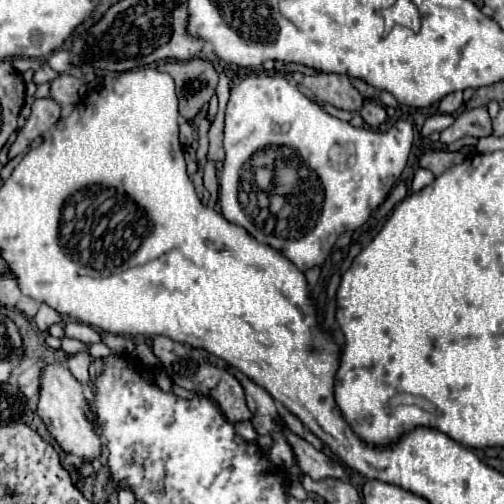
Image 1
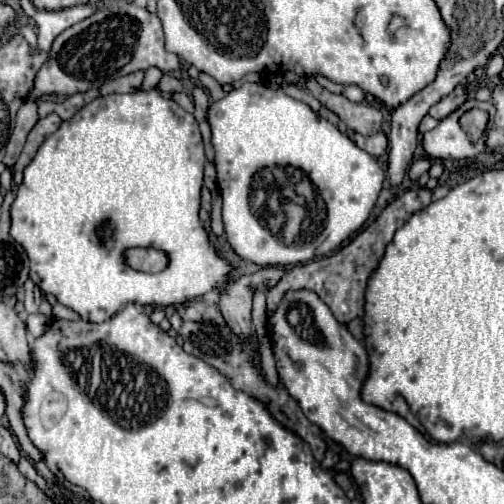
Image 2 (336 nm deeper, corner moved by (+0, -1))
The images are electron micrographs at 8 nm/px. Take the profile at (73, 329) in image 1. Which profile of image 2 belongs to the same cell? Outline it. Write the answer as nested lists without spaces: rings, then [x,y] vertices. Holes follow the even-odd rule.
[[[34,313],[34,315],[30,315],[30,317],[28,317],[26,327],[28,327],[30,337],[32,337],[32,339],[38,339],[40,335],[44,335],[44,331],[46,331],[46,327],[48,327],[48,321],[46,321],[46,317],[44,317],[44,315]]]

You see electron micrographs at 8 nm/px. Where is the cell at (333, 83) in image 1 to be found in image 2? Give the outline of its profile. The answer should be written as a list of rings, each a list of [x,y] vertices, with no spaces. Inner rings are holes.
[[[310,77],[306,81],[308,91],[322,103],[326,105],[330,111],[334,111],[350,129],[354,129],[356,133],[362,135],[370,135],[380,131],[380,123],[382,123],[382,113],[378,109],[370,109],[372,105],[368,103],[352,103],[348,101],[344,95],[336,95],[326,91],[314,77]]]

